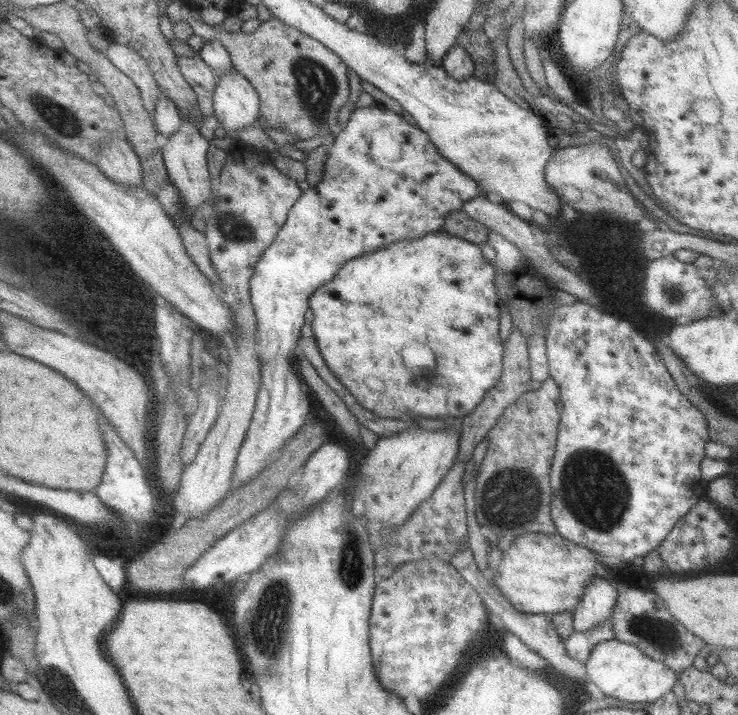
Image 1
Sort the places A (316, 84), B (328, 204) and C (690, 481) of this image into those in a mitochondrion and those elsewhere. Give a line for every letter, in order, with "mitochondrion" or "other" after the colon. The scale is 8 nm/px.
A: mitochondrion
B: other
C: other

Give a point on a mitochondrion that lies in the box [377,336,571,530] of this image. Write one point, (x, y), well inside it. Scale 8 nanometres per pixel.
(421, 374)

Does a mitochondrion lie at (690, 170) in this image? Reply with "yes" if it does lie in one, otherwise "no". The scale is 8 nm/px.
no

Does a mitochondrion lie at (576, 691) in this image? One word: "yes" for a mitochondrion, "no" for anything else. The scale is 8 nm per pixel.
no

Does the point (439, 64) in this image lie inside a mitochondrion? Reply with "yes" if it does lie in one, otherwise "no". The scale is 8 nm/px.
no

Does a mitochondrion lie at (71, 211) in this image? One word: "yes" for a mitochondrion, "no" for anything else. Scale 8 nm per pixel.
no

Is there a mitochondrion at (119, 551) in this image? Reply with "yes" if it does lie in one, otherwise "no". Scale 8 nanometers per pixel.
no

